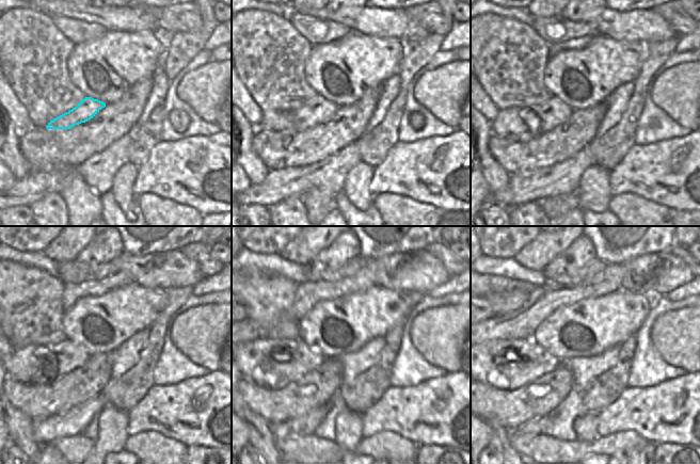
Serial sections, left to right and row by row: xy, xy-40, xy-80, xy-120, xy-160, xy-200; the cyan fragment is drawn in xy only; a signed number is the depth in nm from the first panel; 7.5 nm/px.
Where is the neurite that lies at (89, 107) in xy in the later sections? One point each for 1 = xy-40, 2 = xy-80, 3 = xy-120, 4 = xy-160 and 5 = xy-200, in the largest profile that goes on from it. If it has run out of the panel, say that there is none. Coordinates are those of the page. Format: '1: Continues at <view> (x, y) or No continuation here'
1: Continues at xy-40 (317, 110)
2: Continues at xy-80 (545, 116)
3: Continues at xy-120 (34, 363)
4: Continues at xy-160 (274, 364)
5: Continues at xy-200 (509, 364).

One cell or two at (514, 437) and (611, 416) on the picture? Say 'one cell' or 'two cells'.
two cells

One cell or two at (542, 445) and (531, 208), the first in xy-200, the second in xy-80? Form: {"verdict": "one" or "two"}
{"verdict": "two"}

